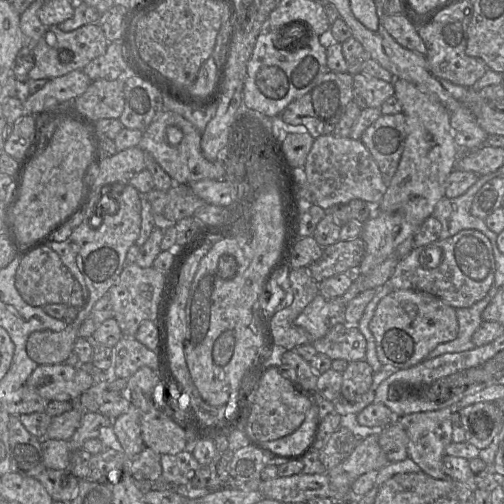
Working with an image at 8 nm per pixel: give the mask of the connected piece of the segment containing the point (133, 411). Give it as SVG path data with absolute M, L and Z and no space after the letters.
M134 405L113 421L112 429L118 443L118 447L124 452L128 461L134 460L146 447L140 427L142 413Z

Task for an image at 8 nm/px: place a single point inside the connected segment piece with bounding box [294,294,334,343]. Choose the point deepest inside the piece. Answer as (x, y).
(313, 318)

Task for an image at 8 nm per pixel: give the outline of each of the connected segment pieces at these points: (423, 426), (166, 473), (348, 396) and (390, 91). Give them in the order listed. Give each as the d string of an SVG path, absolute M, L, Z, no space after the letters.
M444 408L435 411L417 412L398 417L398 423L408 436L407 454L421 470L435 479L453 480L443 468L442 459L446 447L452 442L452 411Z
M188 450L170 455L161 455L161 479L174 487L187 487L196 471L201 467Z
M364 360L349 362L342 373L341 396L349 402L355 402L365 394L373 383L374 371Z
M362 73L353 75L353 101L361 108L381 108L395 93L394 86Z

